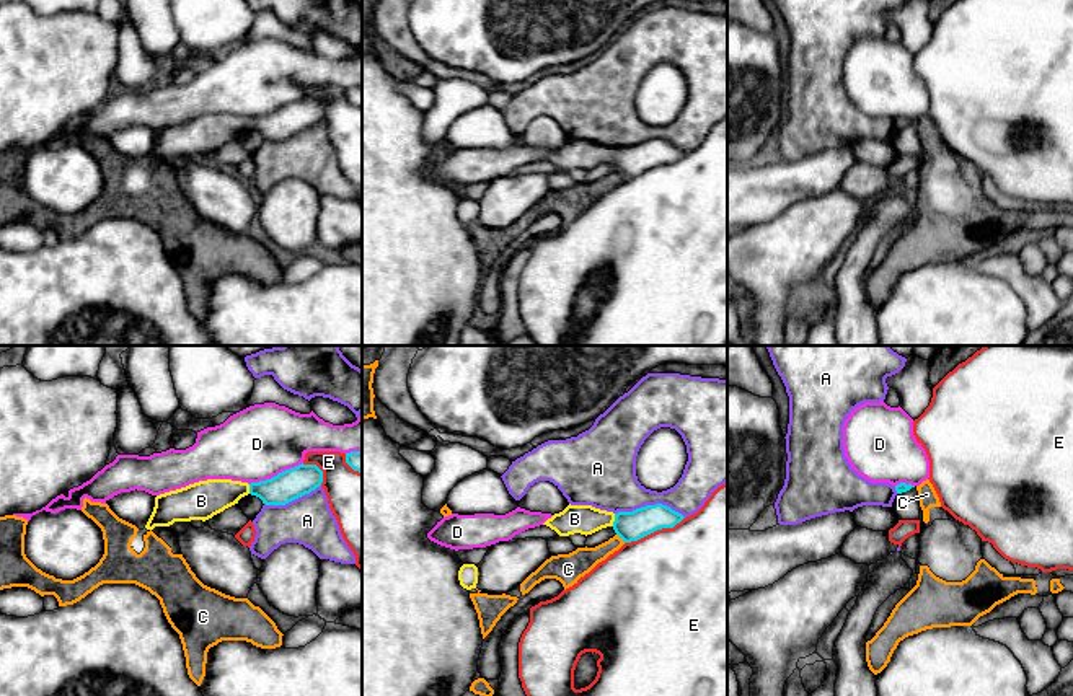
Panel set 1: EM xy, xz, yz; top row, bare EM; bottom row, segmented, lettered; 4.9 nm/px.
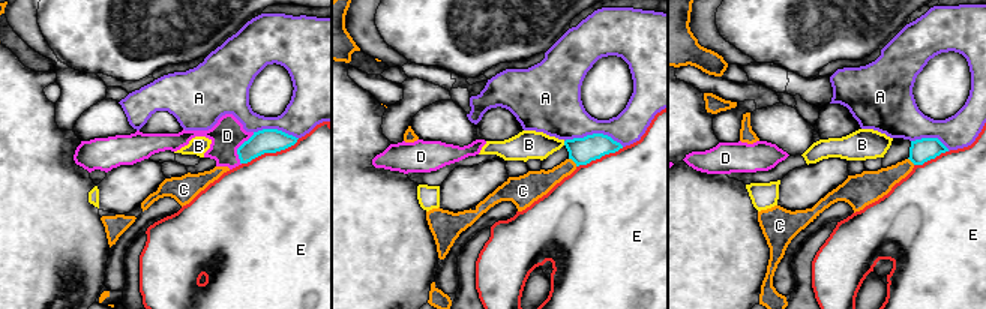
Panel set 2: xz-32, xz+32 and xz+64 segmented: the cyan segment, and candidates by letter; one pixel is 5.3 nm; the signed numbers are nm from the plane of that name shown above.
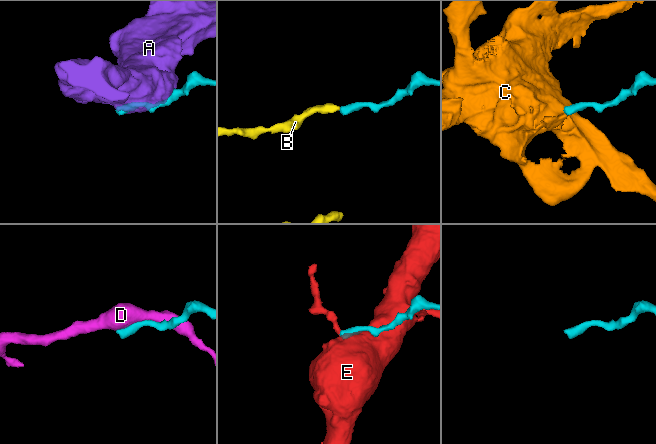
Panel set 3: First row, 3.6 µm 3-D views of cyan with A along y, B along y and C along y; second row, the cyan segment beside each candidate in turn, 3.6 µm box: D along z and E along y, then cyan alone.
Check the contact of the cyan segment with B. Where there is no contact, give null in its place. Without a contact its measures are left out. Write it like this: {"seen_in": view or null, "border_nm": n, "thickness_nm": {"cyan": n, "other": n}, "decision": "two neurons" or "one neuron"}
{"seen_in": "xz", "border_nm": 70, "thickness_nm": {"cyan": 140, "other": 140}, "decision": "one neuron"}

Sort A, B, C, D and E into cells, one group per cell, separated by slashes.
A / B / C / D / E

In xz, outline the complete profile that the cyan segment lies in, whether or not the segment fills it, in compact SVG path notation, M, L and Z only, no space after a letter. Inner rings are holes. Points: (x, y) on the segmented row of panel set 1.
M656 504L636 509L633 512L607 512L592 505L567 505L554 513L543 525L554 530L559 536L574 533L592 535L602 528L612 526L625 541L638 541L657 530L673 528L685 517L667 505Z

